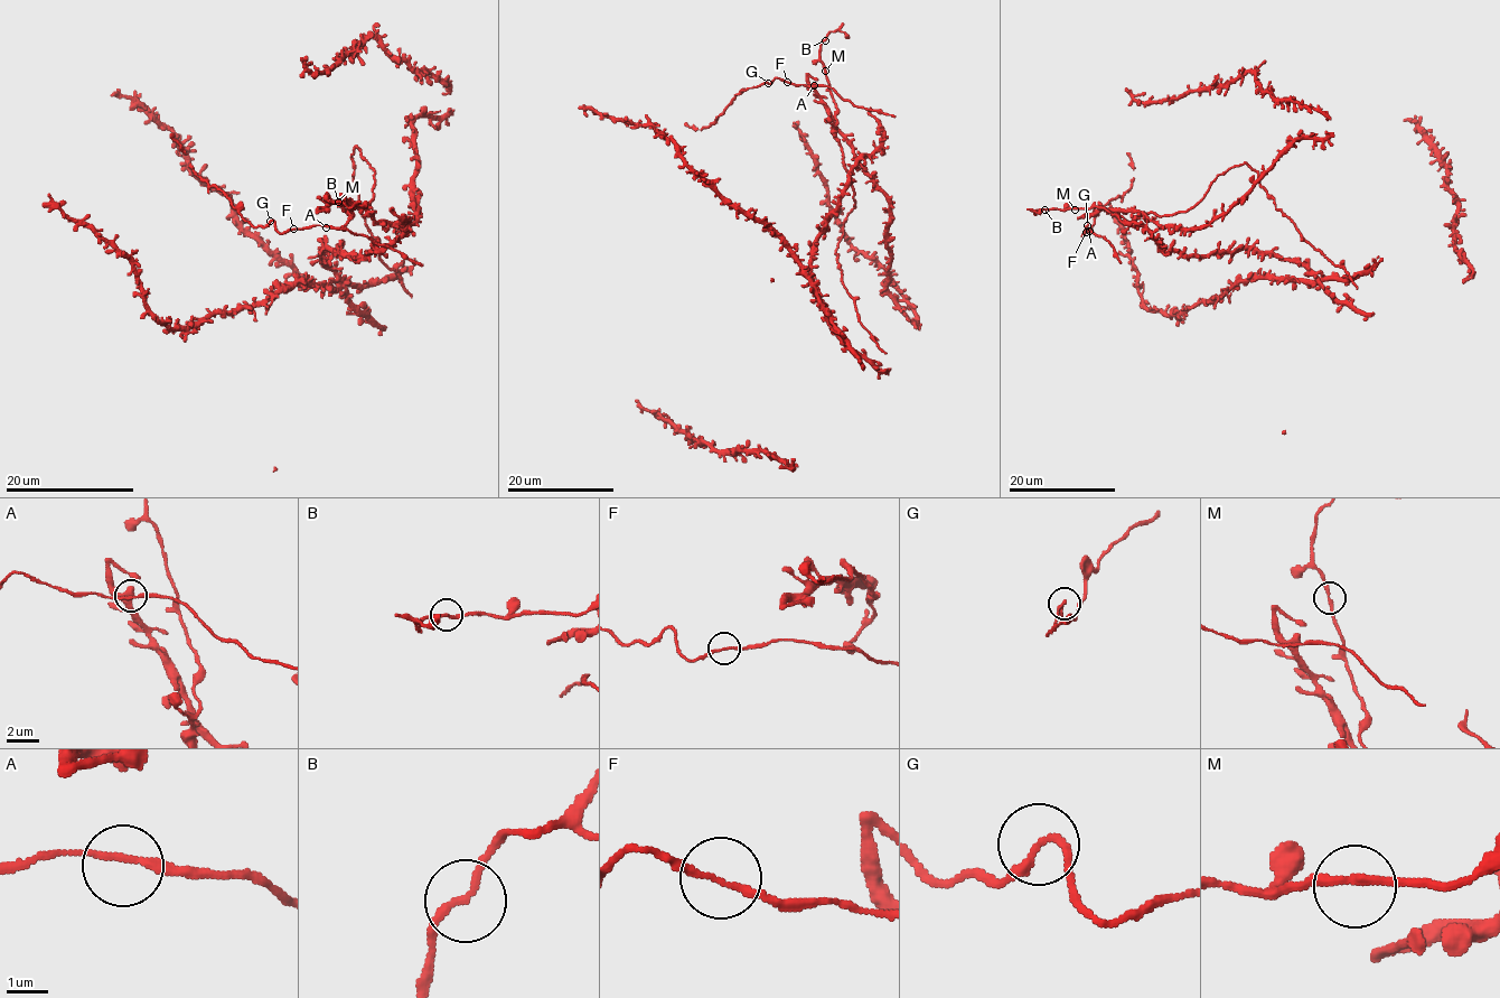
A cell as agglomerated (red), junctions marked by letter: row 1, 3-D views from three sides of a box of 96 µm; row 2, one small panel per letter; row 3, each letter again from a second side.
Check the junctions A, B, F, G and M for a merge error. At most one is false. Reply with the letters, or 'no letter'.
no letter

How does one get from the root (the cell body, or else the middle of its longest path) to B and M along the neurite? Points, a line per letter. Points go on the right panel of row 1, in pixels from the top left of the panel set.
B: (1207, 255), (1164, 252), (1159, 242), (1170, 231), (1138, 212), (1127, 221), (1096, 206), (1044, 210)
M: (1207, 255), (1164, 252), (1159, 242), (1170, 231), (1138, 212), (1127, 221), (1103, 207), (1075, 210)

